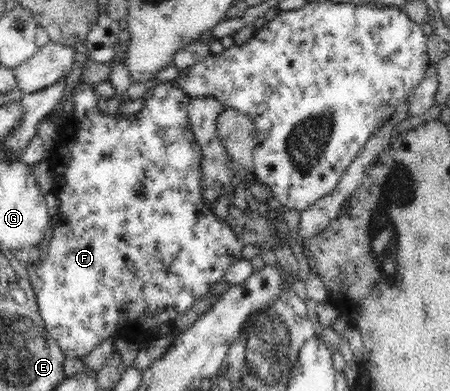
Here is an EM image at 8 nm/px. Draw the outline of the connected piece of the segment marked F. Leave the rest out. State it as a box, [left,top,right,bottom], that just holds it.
[26,80,243,358]

